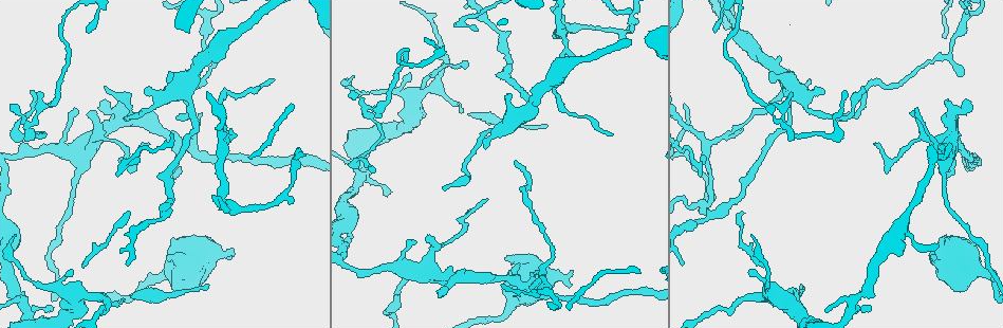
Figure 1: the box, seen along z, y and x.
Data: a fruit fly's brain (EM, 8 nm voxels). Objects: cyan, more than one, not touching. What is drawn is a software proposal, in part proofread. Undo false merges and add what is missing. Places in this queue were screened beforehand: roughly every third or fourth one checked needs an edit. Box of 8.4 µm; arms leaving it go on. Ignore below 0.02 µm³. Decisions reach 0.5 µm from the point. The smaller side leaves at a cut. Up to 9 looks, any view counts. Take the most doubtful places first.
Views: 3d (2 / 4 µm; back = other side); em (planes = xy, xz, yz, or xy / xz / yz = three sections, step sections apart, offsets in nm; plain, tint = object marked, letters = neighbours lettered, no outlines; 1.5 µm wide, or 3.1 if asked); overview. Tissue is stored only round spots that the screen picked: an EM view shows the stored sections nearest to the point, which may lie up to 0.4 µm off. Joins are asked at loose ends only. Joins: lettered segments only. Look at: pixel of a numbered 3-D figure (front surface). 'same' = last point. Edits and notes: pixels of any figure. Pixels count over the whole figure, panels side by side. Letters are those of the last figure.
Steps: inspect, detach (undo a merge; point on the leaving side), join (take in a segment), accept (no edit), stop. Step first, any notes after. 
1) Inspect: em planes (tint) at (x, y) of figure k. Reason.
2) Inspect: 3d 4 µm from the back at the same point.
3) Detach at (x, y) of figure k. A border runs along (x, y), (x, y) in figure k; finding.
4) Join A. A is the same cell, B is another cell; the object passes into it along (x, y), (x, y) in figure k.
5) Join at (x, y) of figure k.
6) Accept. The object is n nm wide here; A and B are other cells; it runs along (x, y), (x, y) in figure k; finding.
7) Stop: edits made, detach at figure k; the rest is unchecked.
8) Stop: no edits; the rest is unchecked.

Inspect: 3d 2 µm at (507, 96) of figure 1. Branch stops here.

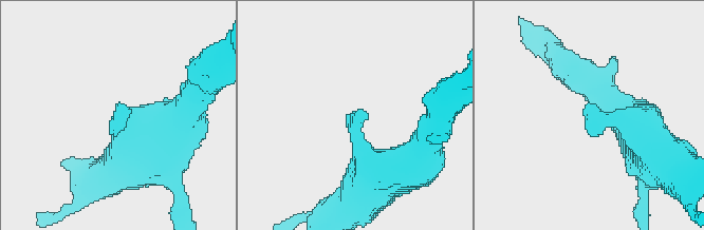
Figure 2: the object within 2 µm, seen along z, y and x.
Inspect: em xy step 8 (tint) at (119, 109) of figure 2.

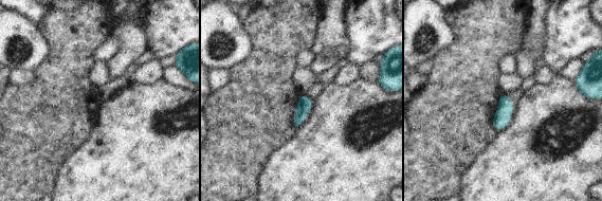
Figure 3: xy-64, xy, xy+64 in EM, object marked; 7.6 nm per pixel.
Inspect: em planes (letters) at the same point. Cut it another way.

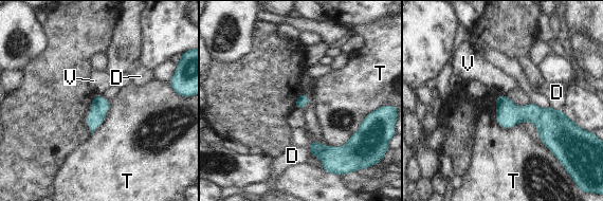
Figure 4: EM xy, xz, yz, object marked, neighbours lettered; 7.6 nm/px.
Accept. D, T and V are other cells; a border runs along (497, 94), (507, 95) in figure 4; no lettered segment goes on from it.

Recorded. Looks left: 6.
Inspect: 3d 4 µm at (175, 117) of figure 1. An open end.

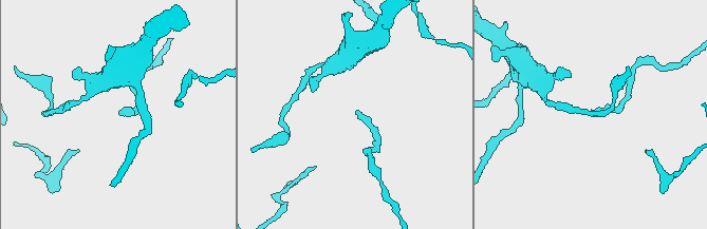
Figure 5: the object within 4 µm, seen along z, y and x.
Inspect: em xy step 8 (tint) at (356, 110) of figure 5. Need the tissue.

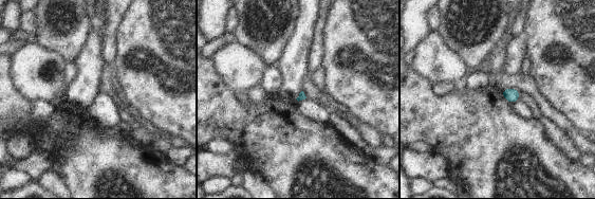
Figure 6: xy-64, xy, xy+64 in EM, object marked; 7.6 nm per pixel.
Inspect: em planes (letters) at the same point. Cut it another way.

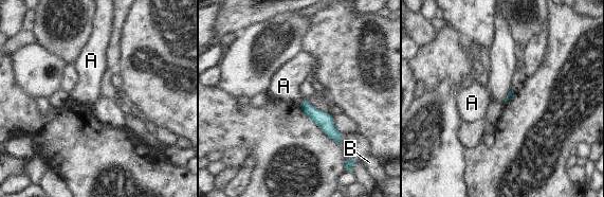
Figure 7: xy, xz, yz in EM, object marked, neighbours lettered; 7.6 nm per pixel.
Accept. A and B are other cells; it runs along (303, 101), (341, 141) in figure 7; no lettered segment goes on from it.

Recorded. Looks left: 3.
Inspect: em xz step 8 (tint) at (809, 79) of figure 1. Long arm stops here.

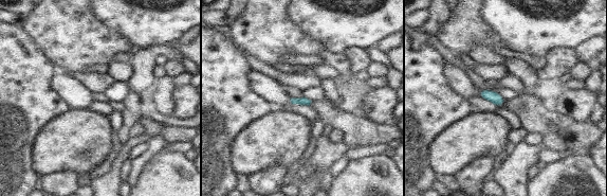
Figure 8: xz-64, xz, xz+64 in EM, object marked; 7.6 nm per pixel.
Inspect: em planes (letters) at the same point. Another direction.

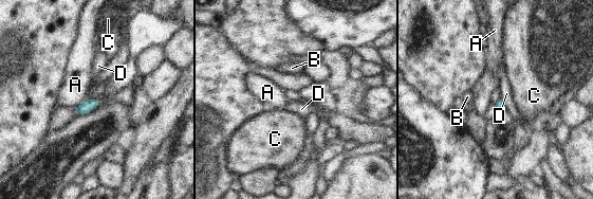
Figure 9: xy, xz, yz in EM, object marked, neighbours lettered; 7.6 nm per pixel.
Accept. The longest contact is with A, 100 nm; A, B, C and D are other cells; a border runs along (501, 97), (505, 108) in figure 9; no lettered segment goes on from it.

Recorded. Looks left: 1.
Inspect: em planes (letters) at (782, 119) of figure 1. Thin neck.

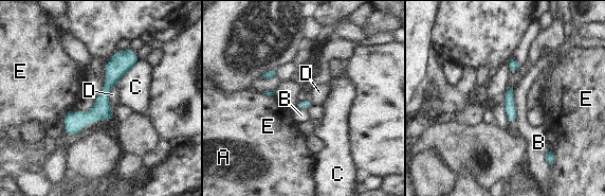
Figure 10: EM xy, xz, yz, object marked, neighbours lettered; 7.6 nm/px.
Accept. The longest contact is with C, 260 nm; A, B, C, D and E are other cells; it runs along (133, 54), (102, 105), (68, 132) in figure 10; continuous, no second cell.

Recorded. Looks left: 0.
Stop: no edits; the rest is unchecked.

